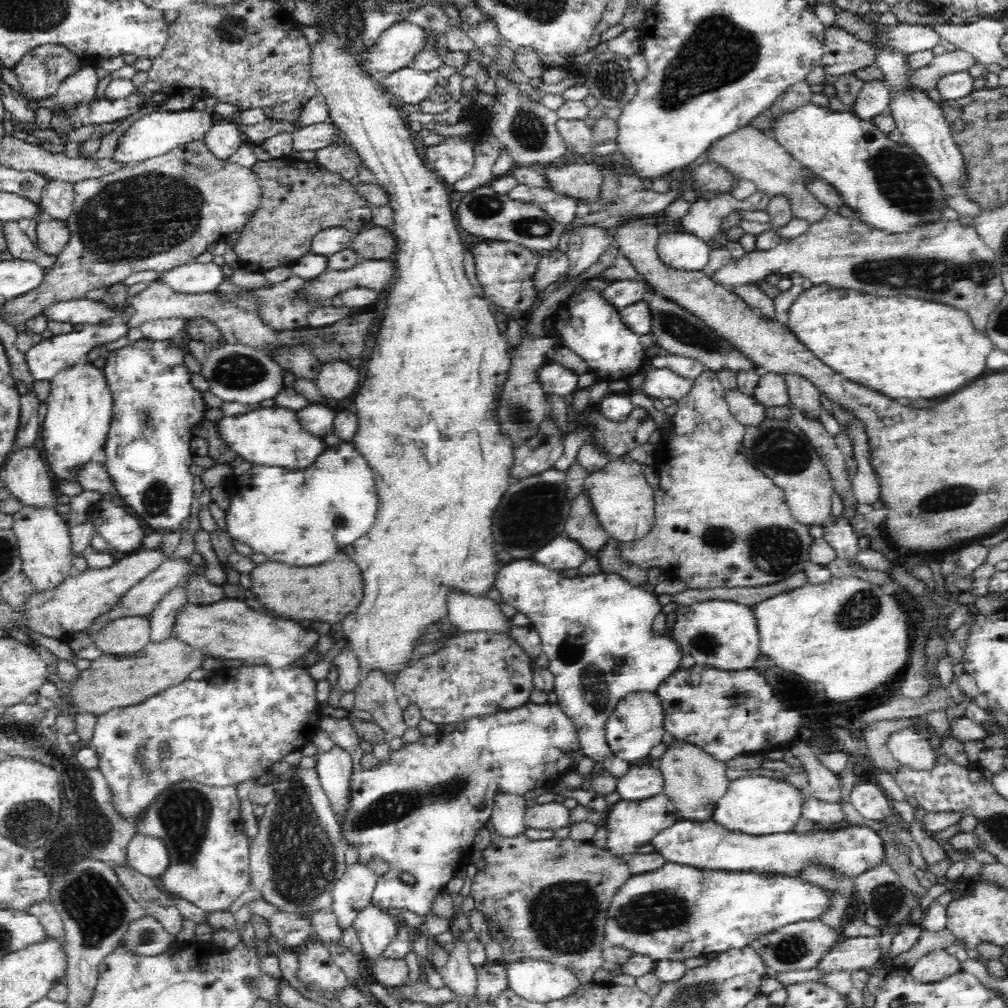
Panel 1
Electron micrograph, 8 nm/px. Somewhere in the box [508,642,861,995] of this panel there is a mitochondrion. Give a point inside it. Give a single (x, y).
(564, 916)

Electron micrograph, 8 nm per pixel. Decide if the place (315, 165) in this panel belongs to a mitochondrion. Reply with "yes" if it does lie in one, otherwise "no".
no

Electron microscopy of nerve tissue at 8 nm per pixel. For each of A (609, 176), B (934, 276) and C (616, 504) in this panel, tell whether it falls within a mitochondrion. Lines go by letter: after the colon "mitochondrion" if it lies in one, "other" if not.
A: other
B: mitochondrion
C: other

